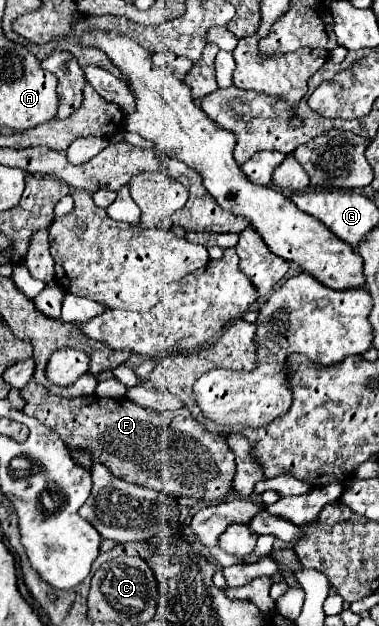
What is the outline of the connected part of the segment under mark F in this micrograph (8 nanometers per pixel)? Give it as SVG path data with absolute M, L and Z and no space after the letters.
M34 379L20 391L20 395L26 399L26 415L36 417L56 431L68 449L84 449L92 455L92 461L106 463L112 475L124 481L150 487L172 497L206 499L208 503L218 503L232 493L232 481L236 475L234 453L226 445L224 437L206 431L186 409L158 413L138 407L124 397L98 399L92 395L68 399L52 395Z

